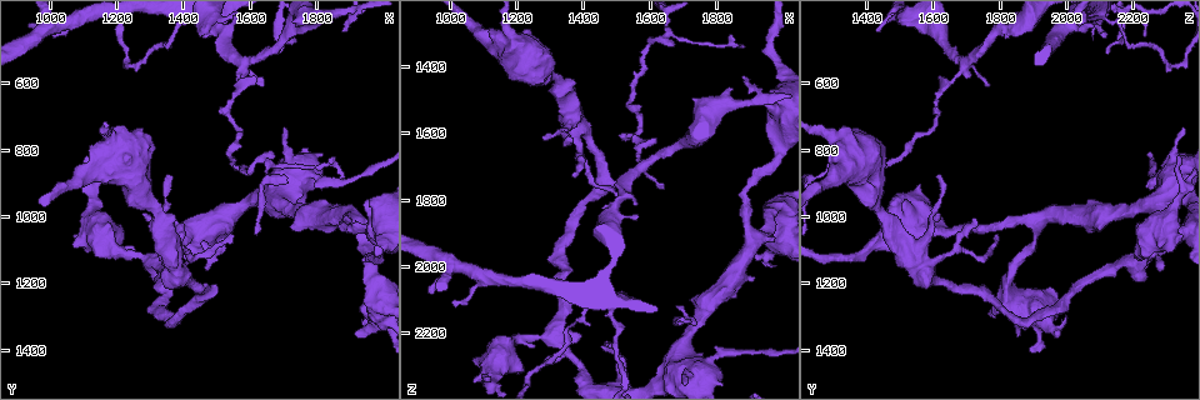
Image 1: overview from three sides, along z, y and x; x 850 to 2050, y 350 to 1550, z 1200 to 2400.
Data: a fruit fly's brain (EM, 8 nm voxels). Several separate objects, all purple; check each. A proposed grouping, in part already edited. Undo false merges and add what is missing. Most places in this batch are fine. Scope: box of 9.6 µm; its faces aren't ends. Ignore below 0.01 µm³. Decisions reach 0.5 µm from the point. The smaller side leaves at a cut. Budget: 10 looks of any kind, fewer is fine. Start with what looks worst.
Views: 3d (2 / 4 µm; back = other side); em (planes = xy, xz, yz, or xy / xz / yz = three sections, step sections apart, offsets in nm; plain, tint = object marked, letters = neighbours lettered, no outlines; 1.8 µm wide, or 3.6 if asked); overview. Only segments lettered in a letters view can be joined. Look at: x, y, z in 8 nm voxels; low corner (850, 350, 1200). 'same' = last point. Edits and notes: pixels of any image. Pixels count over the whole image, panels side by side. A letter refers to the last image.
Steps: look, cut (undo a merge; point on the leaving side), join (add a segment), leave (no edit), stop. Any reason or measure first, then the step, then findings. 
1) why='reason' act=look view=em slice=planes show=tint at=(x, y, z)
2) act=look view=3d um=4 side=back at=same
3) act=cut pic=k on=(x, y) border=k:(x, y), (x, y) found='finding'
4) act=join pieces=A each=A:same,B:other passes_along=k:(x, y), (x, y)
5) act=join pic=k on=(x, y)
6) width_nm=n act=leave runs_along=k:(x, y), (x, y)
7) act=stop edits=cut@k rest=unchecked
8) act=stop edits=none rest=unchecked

why='branch stops here' act=look view=em slice=planes show=letters at=(1690, 520, 2120)

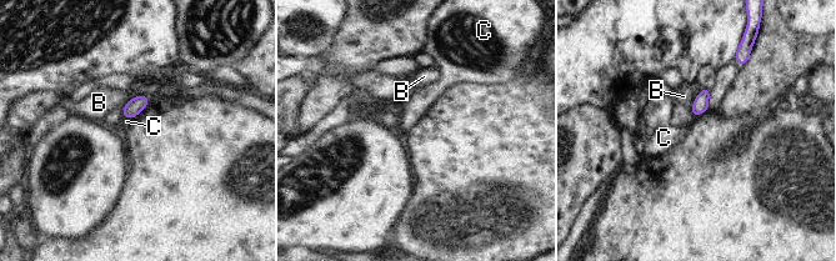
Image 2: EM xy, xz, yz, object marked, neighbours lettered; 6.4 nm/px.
act=leave each=B:other,C:other found='no lettered segment goes on from it'

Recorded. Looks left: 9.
why='abrupt turn' act=look view=3d um=4 at=(1970, 1320, 1960)

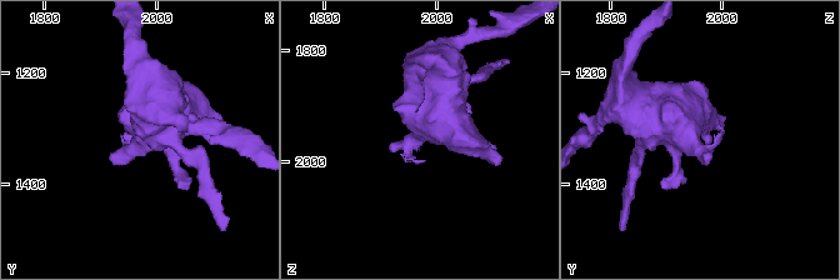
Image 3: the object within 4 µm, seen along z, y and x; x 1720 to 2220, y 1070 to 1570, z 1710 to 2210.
act=look view=em um=3.6 slice=xy step=16 show=tint at=(1965, 1330, 1955)

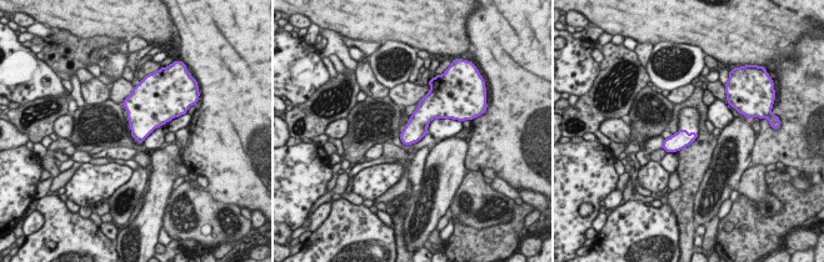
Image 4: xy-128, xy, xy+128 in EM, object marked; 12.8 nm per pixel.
act=look view=em um=3.6 slice=planes show=letters at=same

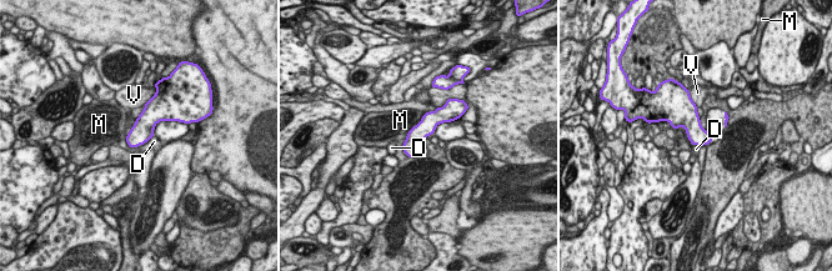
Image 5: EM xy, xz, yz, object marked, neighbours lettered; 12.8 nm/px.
width_nm=240 act=leave each=D:other,M:other,V:other border=5:(686, 136), (692, 145) found='one cell here'

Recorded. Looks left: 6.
why='sharp bend' act=look view=em slice=xy step=8 show=tint at=(1690, 930, 2310)

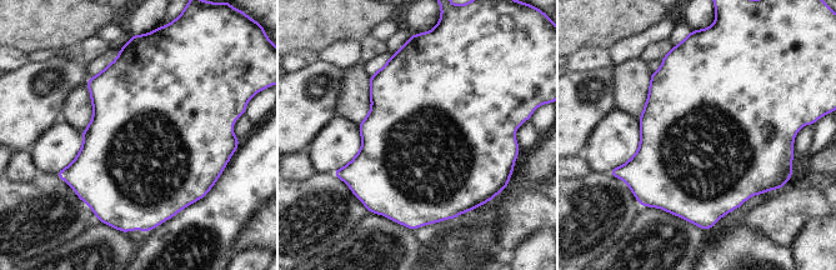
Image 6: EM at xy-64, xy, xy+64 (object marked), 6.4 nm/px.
why='cut it another way' act=look view=em slice=planes show=letters at=same

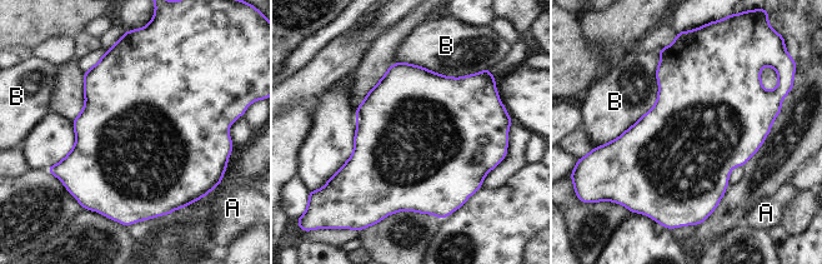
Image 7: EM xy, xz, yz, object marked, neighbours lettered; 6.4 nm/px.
act=leave each=A:other,B:other border=7:(660, 54), (656, 103), (605, 144) found='continuous, no second cell'

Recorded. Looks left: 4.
why='thick turns thin' act=look view=em slice=xz step=16 show=tint at=(1580, 540, 1690)

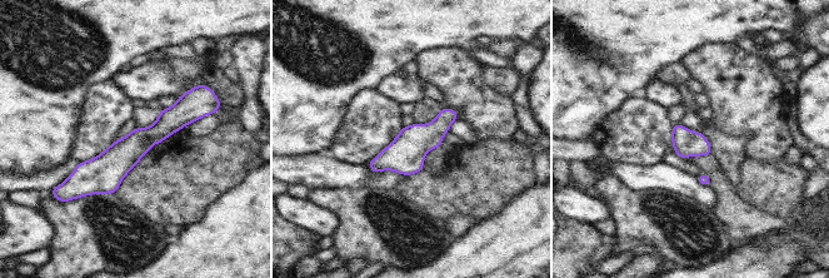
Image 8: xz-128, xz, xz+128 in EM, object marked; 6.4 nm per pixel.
act=look view=em slice=planes show=letters at=same

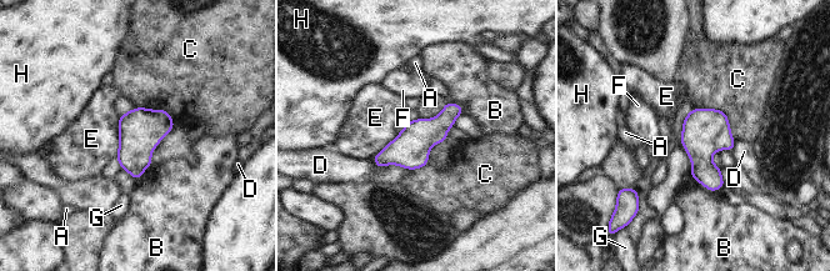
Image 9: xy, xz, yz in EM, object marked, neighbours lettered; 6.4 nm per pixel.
longest_contact=C:340nm act=leave each=A:other,B:other,C:other,D:other,E:other,F:other,G:other,H:other found='all the same cell'

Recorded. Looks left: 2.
act=stop edits=none rest=unchecked

